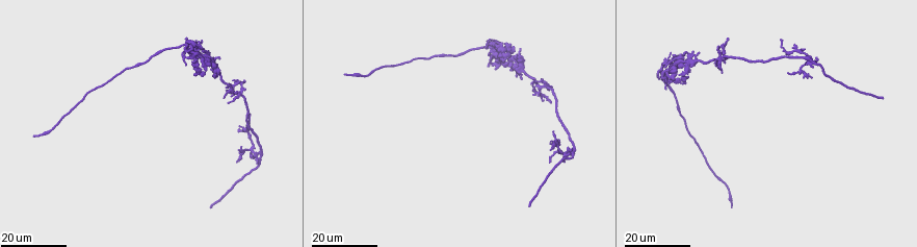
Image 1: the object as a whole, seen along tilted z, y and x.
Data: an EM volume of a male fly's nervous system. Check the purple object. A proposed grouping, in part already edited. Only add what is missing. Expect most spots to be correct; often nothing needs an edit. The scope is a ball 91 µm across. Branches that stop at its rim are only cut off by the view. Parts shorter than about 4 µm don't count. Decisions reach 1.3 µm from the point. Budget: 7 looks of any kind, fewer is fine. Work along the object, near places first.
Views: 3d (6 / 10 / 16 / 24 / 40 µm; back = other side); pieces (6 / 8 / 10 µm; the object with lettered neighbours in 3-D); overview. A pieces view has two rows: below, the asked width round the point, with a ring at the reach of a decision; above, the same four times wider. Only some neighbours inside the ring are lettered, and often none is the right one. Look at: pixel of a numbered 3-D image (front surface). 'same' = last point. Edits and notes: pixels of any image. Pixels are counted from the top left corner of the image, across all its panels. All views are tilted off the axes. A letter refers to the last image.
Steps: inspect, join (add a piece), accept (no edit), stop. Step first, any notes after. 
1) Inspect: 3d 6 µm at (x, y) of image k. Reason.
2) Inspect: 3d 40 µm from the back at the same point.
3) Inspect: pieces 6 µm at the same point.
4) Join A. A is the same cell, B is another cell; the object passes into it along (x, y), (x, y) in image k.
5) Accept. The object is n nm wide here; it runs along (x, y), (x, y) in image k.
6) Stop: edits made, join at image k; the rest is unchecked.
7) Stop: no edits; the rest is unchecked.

Inspect: 3d 16 µm at (549, 160) of image 1. Branch stops here.

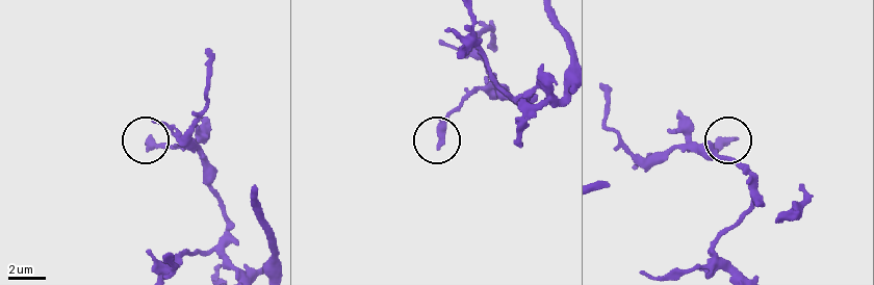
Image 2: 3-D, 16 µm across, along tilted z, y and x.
Inspect: pieces 6 µm at (440, 146) of image 2. See the neighbours.

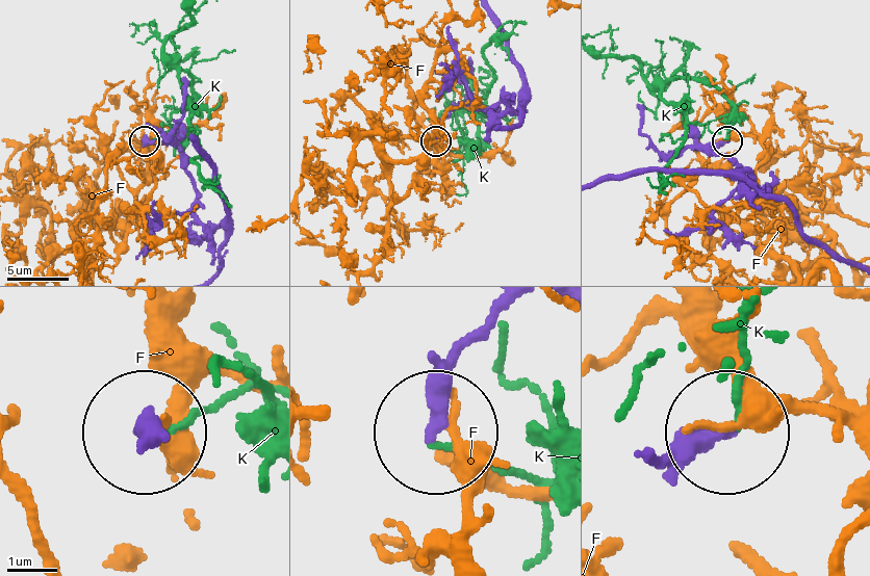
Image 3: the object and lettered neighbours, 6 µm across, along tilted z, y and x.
Accept. F and K are other cells; it runs along (649, 456), (718, 428) in image 3; none of them fits.

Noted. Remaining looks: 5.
Inspect: 3d 16 µm at (780, 38) of image 1. Long arm stops here.

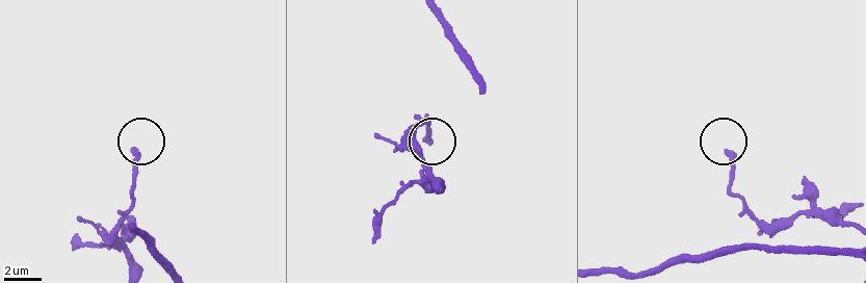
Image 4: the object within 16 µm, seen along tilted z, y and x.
Inspect: pieces 10 µm at (428, 139) of image 4. See the neighbours.

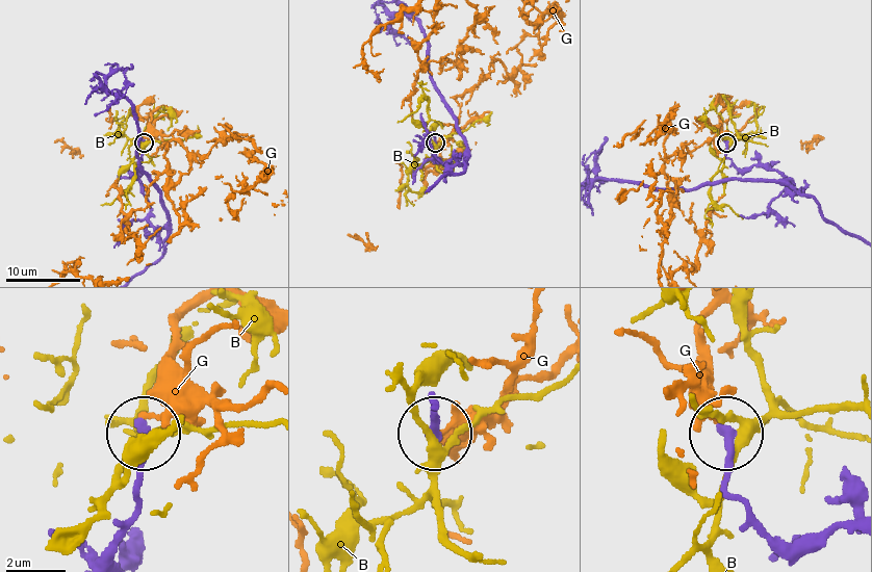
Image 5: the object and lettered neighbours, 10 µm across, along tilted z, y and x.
Accept. B and G are other cells; none of them fits.

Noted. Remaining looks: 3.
Inspect: 3d 24 µm at (815, 57) of image 1. Free end.

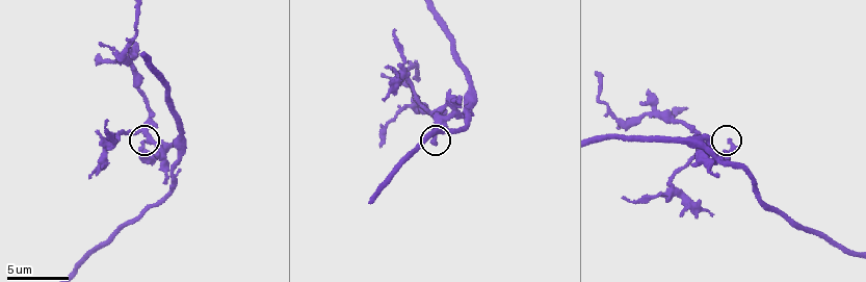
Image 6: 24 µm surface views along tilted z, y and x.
Inspect: pieces 10 µm at (729, 140) of image 6.

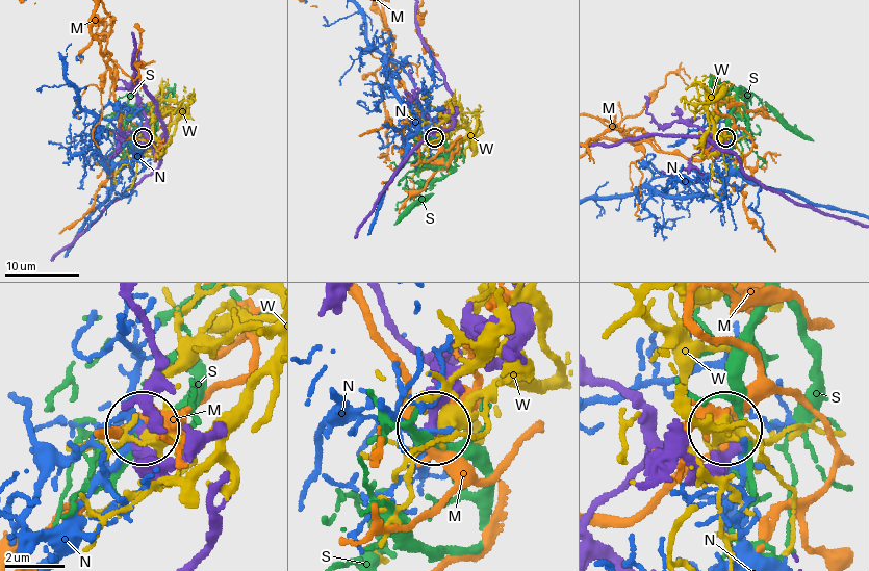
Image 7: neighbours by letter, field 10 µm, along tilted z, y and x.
Accept. The object is 230 nm wide here; M, N, S and W are other cells; none of them fits.

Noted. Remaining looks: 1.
Stop: no edits; the rest is unchecked.

